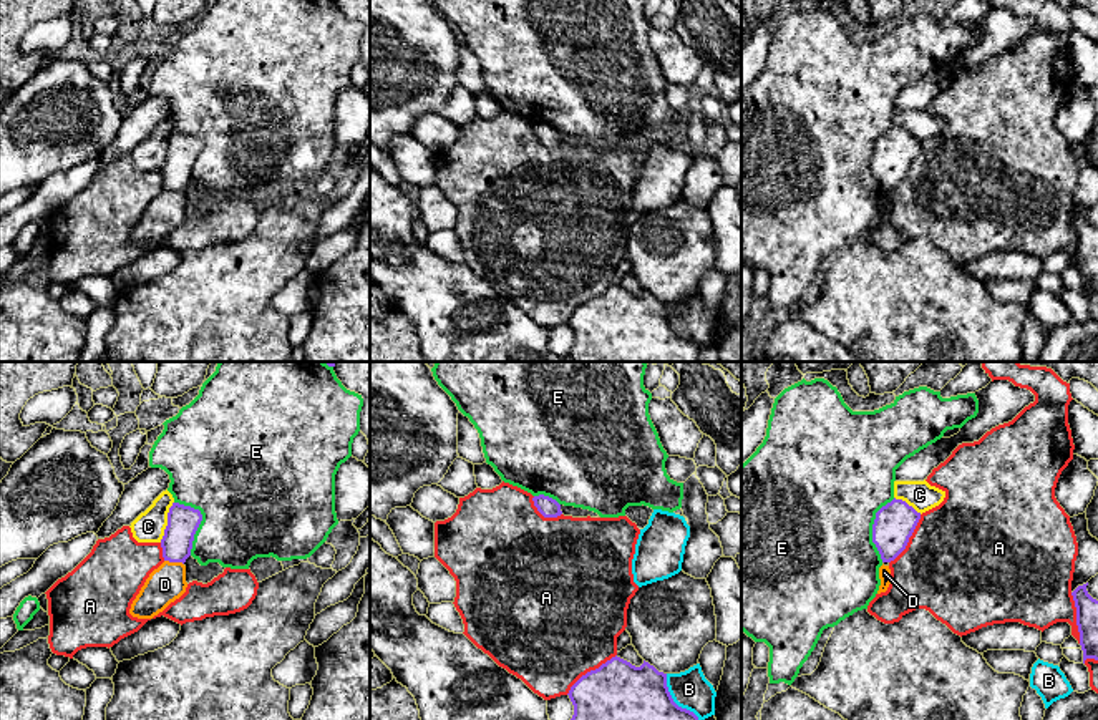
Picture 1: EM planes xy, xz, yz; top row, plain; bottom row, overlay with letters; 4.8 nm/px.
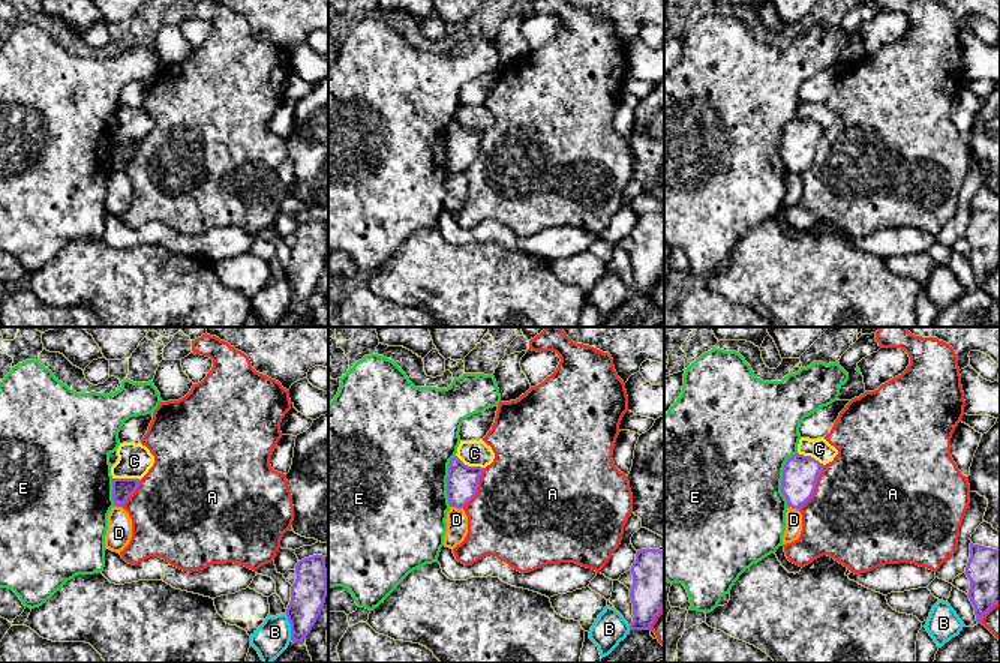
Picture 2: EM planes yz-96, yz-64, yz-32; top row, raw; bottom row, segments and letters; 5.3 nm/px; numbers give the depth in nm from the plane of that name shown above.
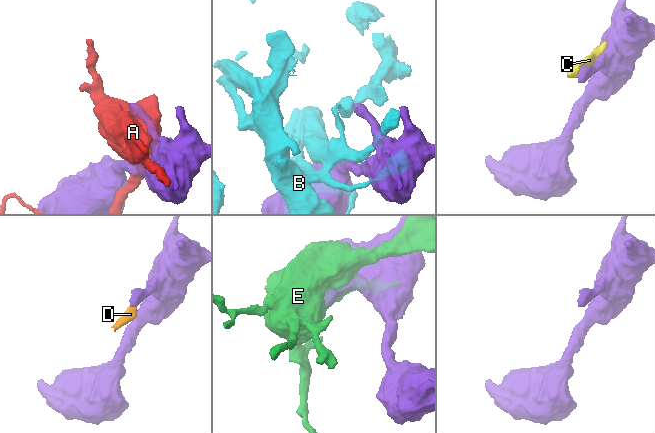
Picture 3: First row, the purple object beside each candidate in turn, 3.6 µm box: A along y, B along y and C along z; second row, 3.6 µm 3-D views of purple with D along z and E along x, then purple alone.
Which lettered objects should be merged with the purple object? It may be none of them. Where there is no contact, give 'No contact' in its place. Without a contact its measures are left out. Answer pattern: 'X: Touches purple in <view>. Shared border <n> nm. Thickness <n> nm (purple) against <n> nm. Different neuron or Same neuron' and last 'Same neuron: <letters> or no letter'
A: Touches purple in xz. Shared border 320 nm. Thickness 460 nm (purple) against 500 nm. Different neuron
B: Touches purple in xz. Shared border 280 nm. Thickness 500 nm (purple) against 180 nm. Different neuron
C: Touches purple in xy. Shared border 220 nm. Thickness 160 nm (purple) against 150 nm. Different neuron
D: Touches purple in xy. Shared border 100 nm. Thickness 160 nm (purple) against 180 nm. Different neuron
E: Touches purple in xy. Shared border 280 nm. Thickness 160 nm (purple) against 480 nm. Different neuron
Same neuron: no letter

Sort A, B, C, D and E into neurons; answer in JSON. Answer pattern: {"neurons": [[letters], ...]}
{"neurons": [["A"], ["B"], ["C"], ["D"], ["E"]]}

